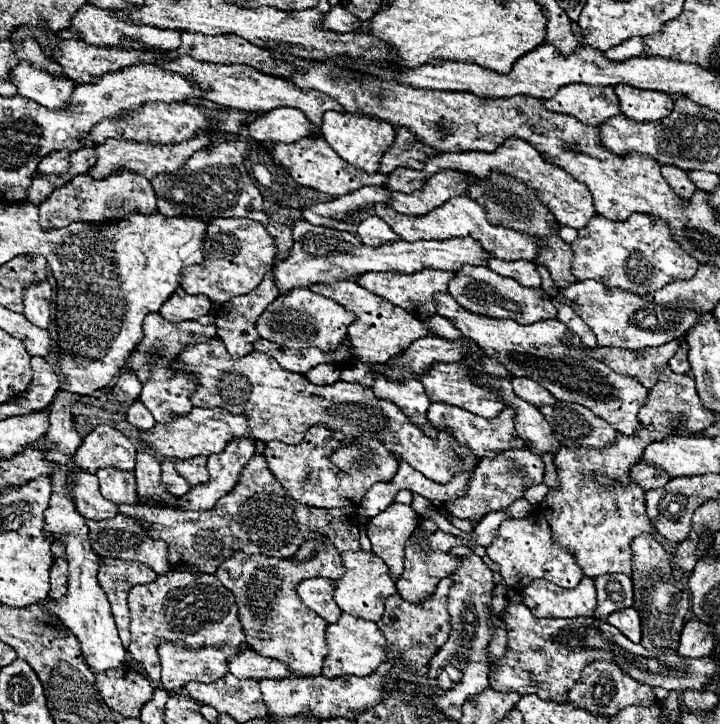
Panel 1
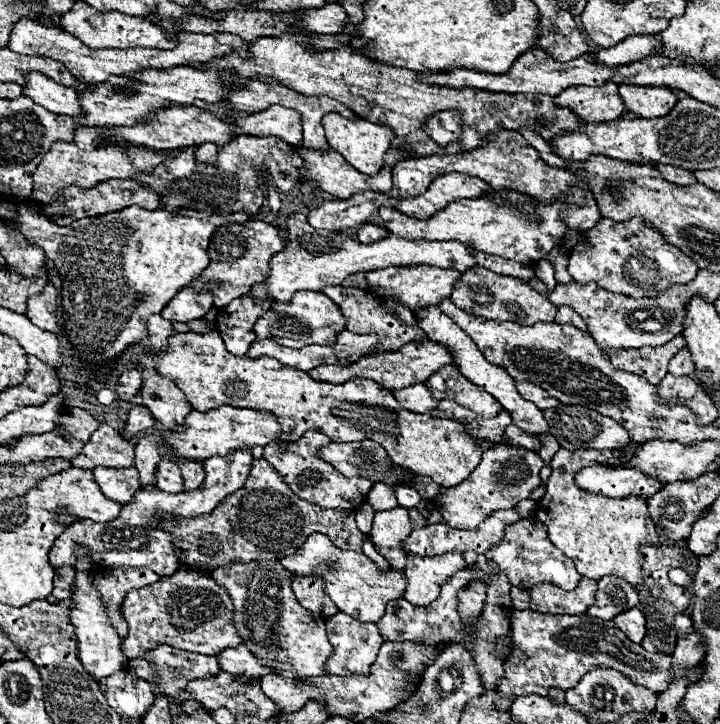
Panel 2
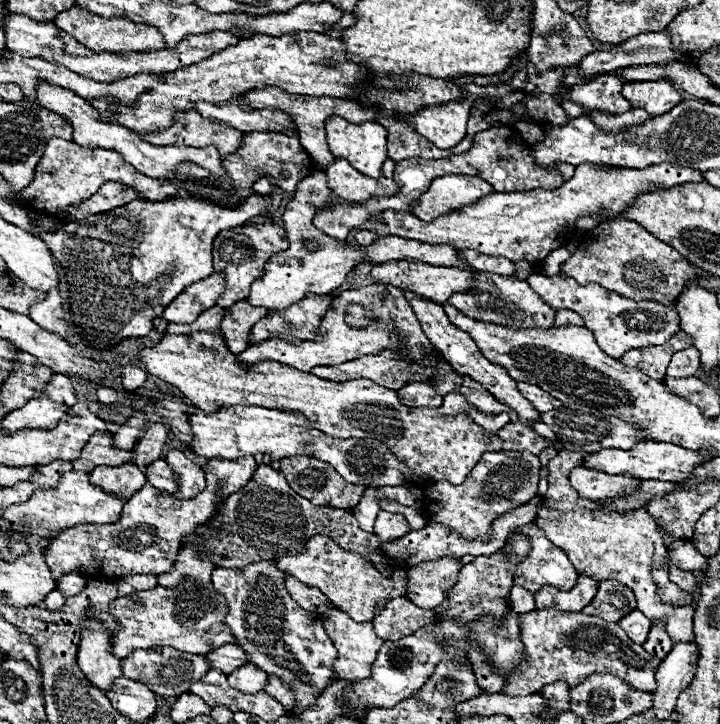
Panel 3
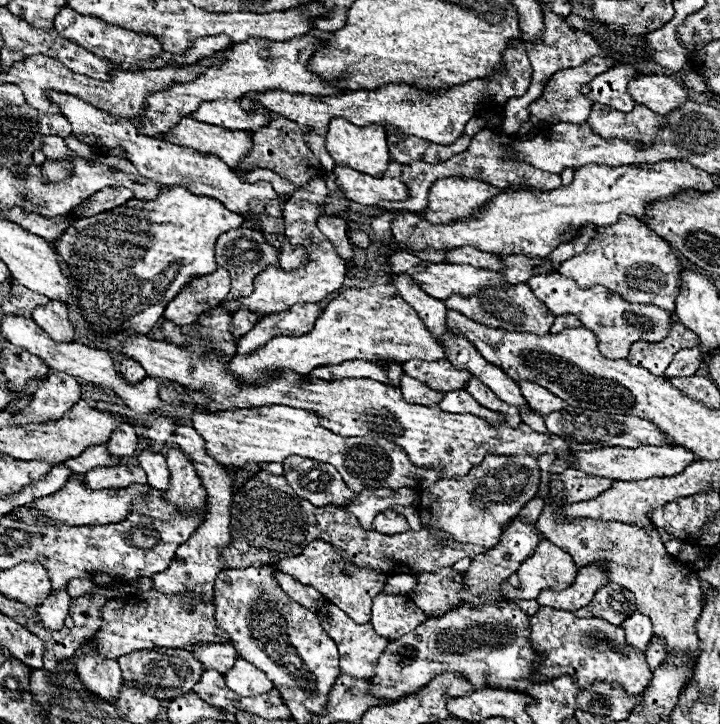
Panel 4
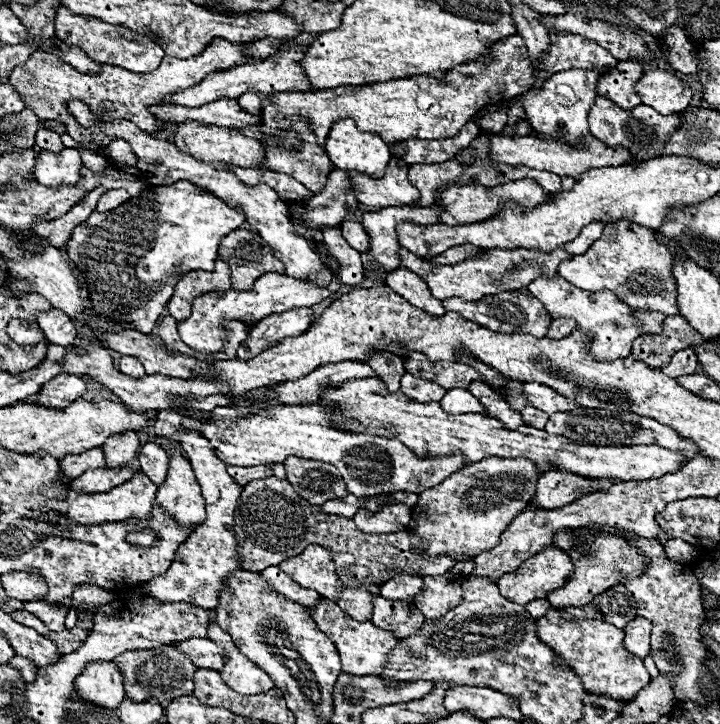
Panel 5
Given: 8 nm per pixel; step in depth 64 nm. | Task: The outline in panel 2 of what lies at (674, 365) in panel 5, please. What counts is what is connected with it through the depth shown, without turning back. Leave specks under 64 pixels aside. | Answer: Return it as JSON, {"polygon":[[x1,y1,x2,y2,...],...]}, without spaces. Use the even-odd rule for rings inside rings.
{"polygon":[[682,348,682,350,670,360,668,372,674,374,674,376,688,376,688,374,694,372,694,360,692,360,692,354,690,354,688,348]]}

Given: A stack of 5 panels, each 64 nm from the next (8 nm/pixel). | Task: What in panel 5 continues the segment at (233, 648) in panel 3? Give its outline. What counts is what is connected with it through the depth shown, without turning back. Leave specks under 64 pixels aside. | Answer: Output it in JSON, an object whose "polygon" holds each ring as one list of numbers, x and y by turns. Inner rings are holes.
{"polygon":[[190,638,190,640,182,640,178,644,172,644,178,652,186,654,196,668,214,668,220,670,224,664,222,658,222,648,218,648,214,642,210,642,208,638]]}

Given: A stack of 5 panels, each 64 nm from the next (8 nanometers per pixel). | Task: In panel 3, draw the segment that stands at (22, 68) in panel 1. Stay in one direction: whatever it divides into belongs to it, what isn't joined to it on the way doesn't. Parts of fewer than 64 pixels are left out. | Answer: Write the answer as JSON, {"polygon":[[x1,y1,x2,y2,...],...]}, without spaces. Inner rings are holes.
{"polygon":[[40,84,38,86,38,94,36,94,38,102,60,114,70,118,70,124,74,128,74,136,72,142,84,146,84,148,110,148,120,152,128,164,132,164,140,174,150,176,150,178,160,178,160,180,174,180,174,174,178,170,178,166,182,162,194,162,196,166,202,166,210,172,210,176,218,178,218,180,228,180,230,176,226,176,224,166,222,166,222,158,218,156,216,148,170,148,170,146,154,146,146,140,142,140,134,130,122,126,122,124,114,124,114,122,104,122,100,120,100,114,96,112,96,108,92,108,86,100,82,100,80,96,74,96,74,92,70,90,62,90,62,88,52,88,52,84]]}

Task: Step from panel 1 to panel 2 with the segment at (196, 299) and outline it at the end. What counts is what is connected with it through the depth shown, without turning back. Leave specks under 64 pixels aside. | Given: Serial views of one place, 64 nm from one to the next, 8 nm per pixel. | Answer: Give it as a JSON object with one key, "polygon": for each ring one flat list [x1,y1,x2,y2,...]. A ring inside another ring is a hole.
{"polygon":[[190,286,182,288,160,312,170,322,200,320,212,308,212,292,194,292]]}

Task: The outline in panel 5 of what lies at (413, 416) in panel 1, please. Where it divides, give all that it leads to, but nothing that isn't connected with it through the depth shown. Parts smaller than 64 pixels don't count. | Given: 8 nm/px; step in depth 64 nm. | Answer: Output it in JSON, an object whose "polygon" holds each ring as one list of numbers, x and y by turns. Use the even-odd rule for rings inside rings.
{"polygon":[[408,372,402,376,402,392,410,396,412,400,442,400,446,390,438,384,430,384,430,380,418,380,416,376,410,376]]}

